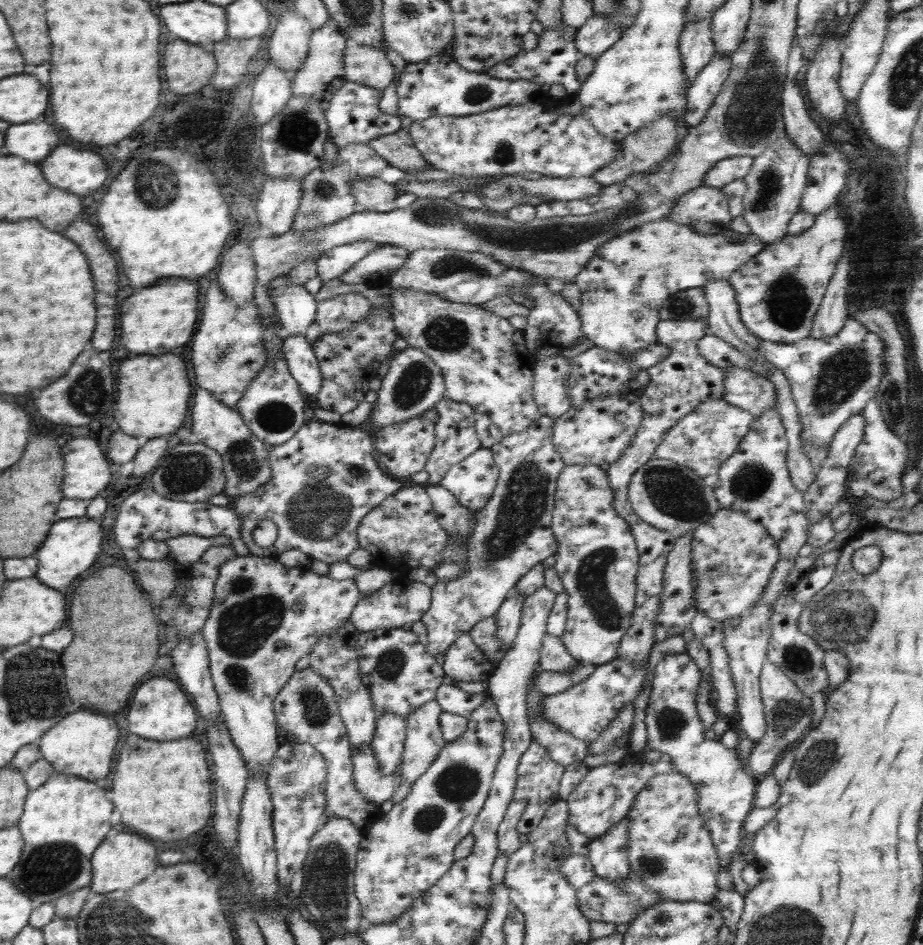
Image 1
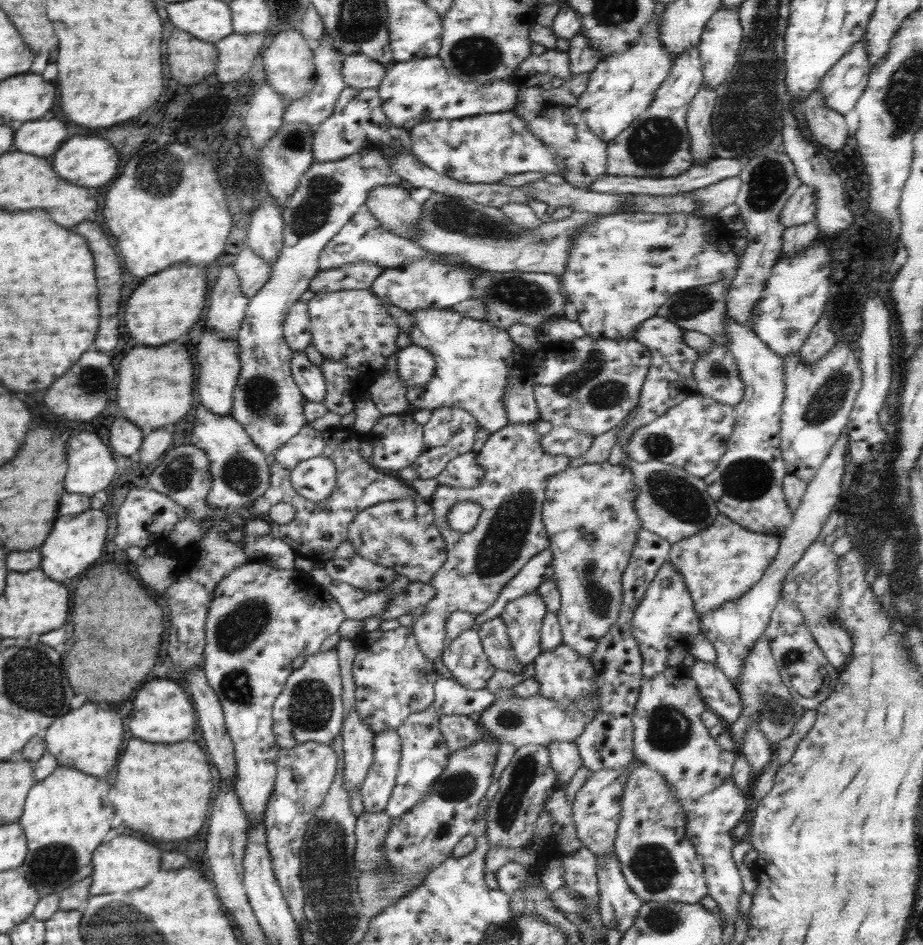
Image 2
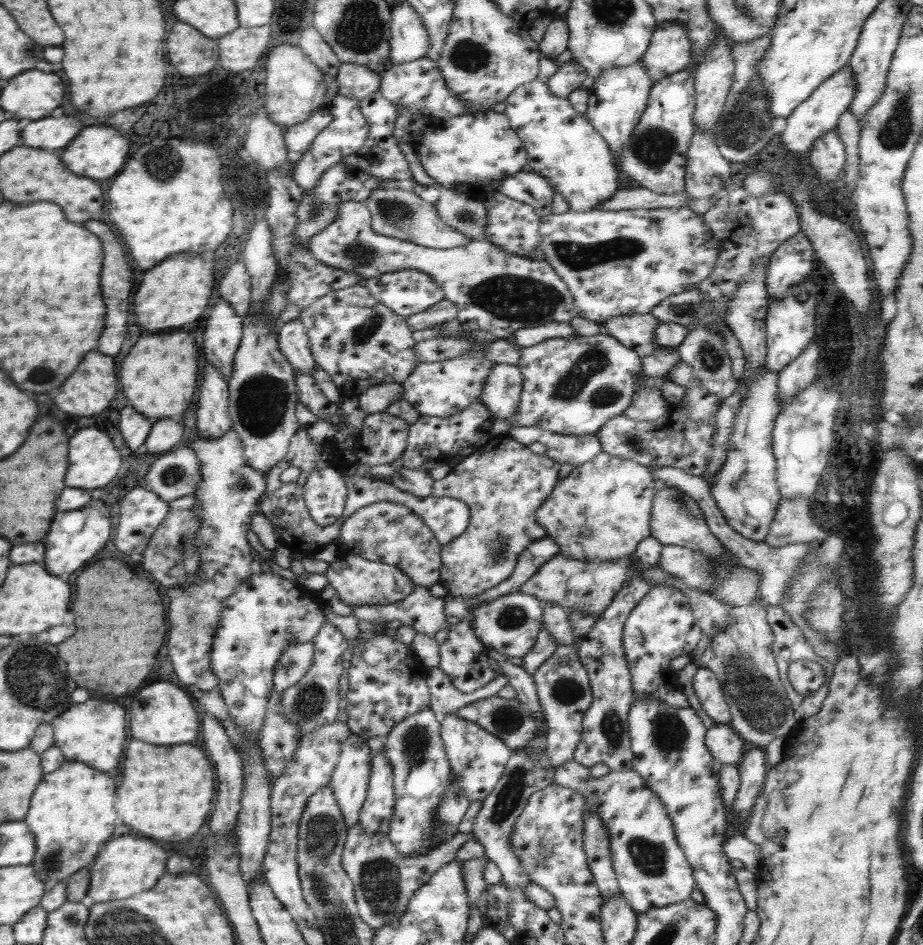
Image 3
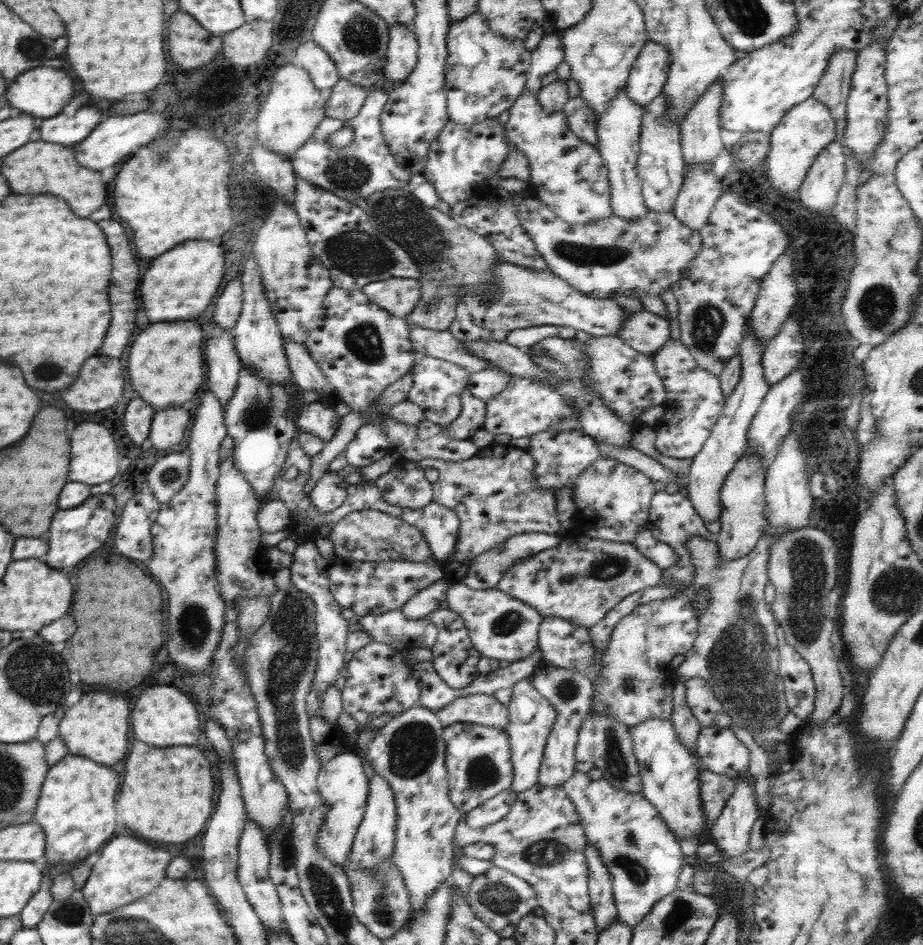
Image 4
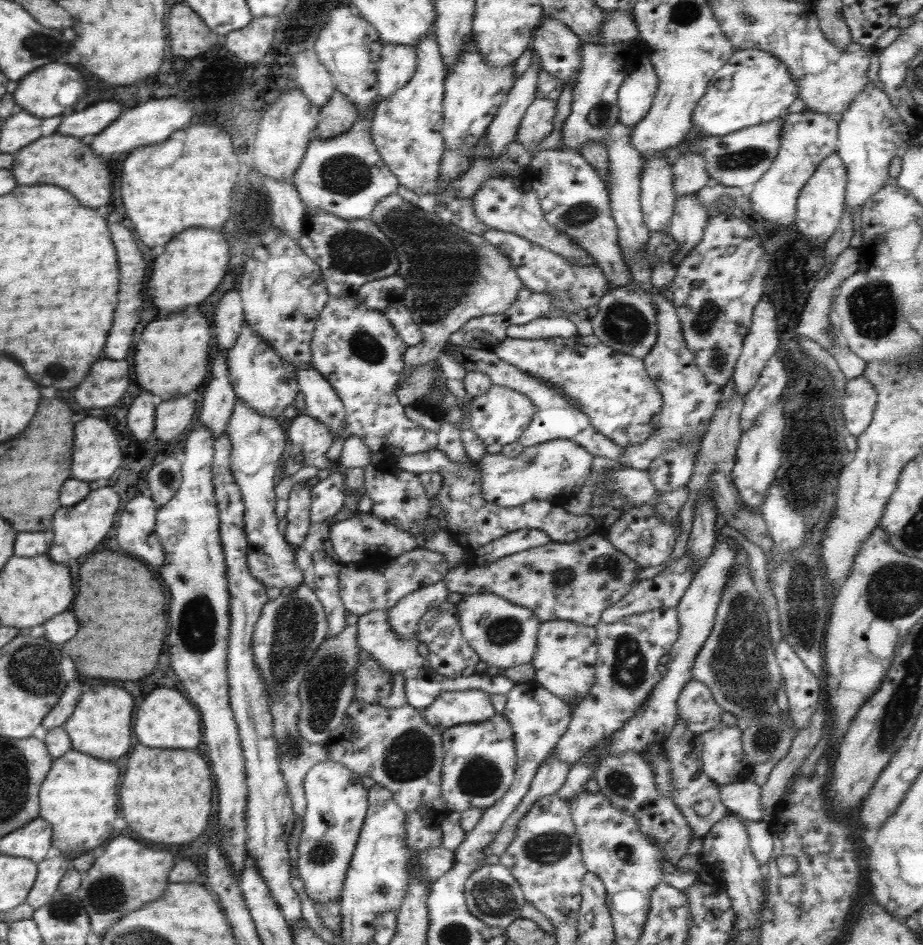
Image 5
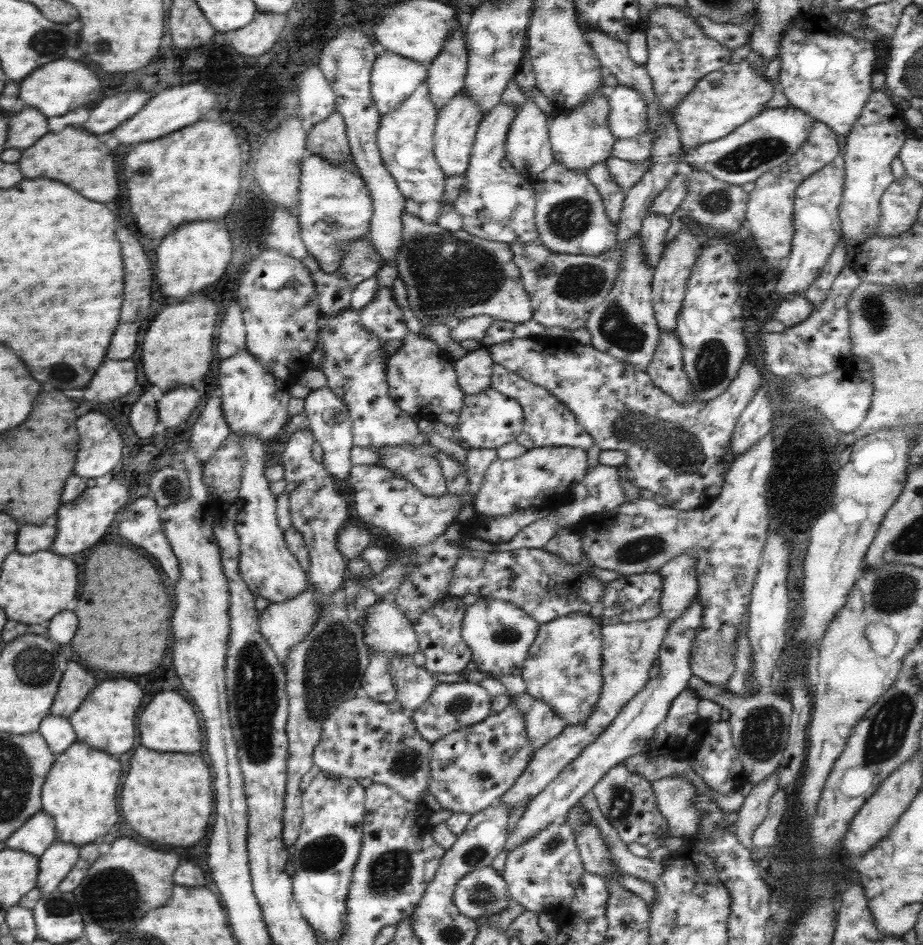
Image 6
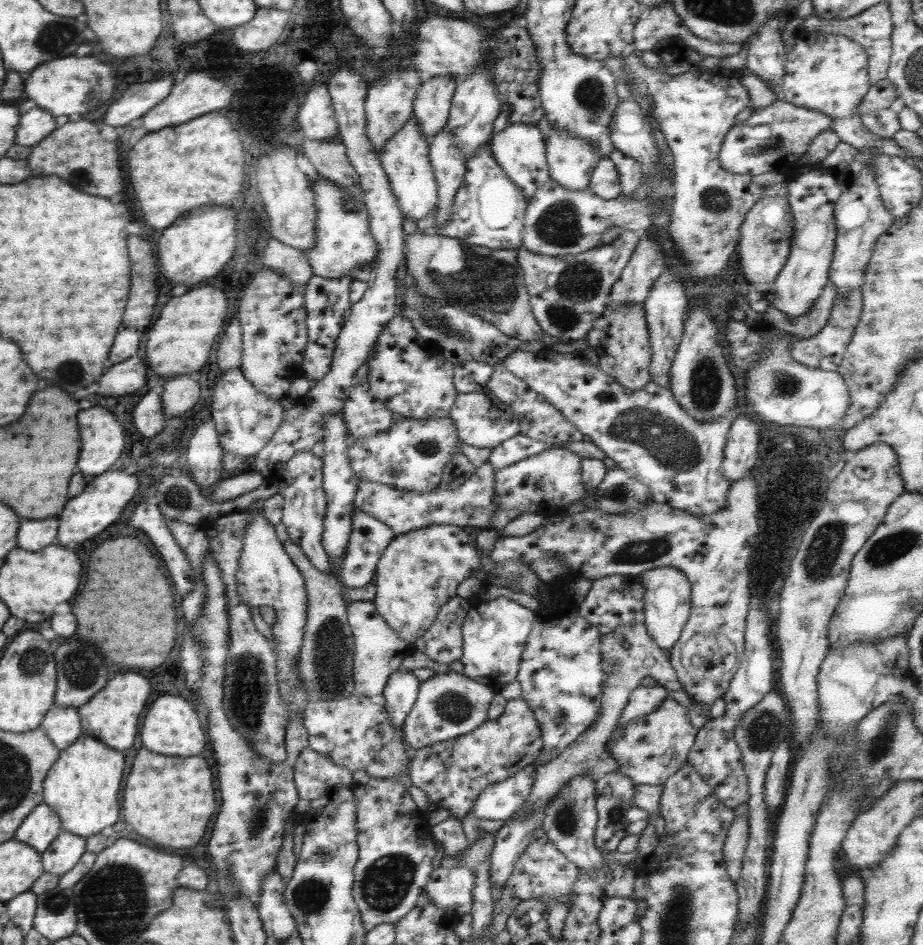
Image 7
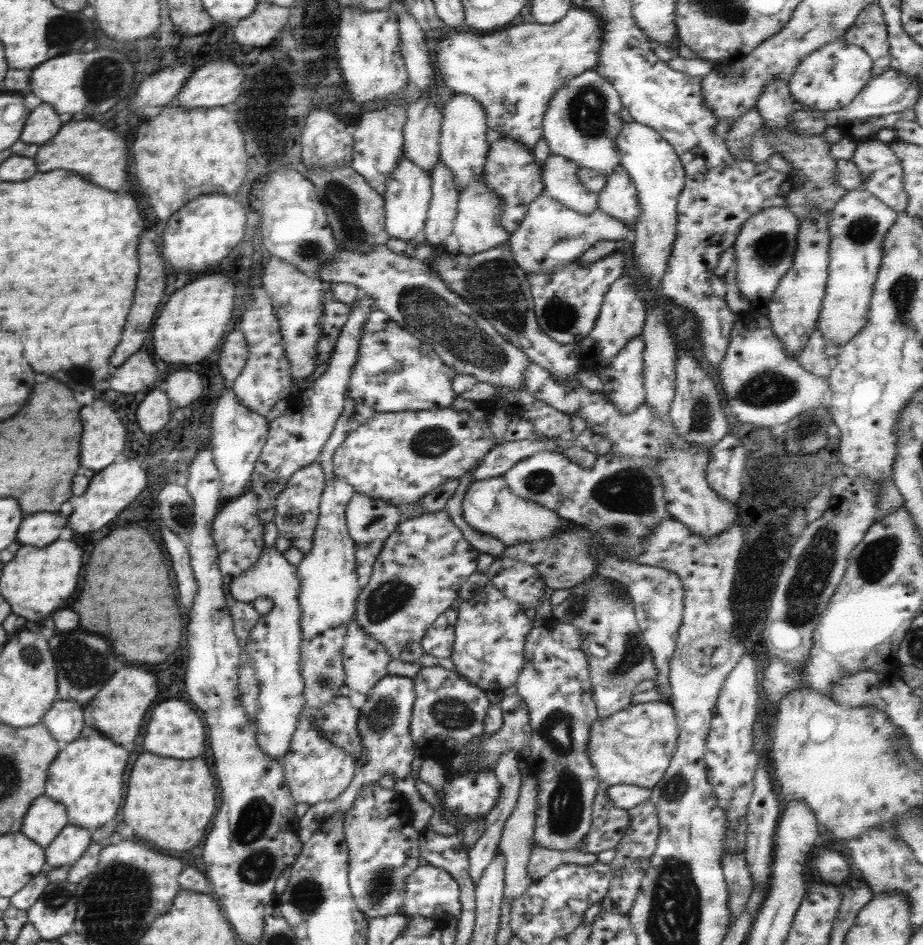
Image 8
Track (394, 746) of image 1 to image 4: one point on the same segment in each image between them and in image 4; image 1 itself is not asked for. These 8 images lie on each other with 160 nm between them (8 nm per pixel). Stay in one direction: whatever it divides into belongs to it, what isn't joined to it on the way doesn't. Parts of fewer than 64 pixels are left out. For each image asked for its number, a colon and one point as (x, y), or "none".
2: (376, 790)
3: (377, 811)
4: (374, 840)

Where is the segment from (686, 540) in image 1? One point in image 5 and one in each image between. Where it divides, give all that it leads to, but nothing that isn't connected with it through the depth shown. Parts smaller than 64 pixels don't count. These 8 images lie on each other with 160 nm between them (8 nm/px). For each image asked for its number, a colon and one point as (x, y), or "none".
2: (666, 618)
3: (662, 626)
4: (636, 682)
5: (629, 651)

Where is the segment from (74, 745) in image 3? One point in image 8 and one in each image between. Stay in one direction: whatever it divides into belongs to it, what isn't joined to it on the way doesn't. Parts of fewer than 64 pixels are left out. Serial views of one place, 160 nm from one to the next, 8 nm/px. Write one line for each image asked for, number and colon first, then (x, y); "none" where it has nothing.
4: (97, 727)
5: (100, 726)
6: (105, 720)
7: (111, 716)
8: (118, 710)

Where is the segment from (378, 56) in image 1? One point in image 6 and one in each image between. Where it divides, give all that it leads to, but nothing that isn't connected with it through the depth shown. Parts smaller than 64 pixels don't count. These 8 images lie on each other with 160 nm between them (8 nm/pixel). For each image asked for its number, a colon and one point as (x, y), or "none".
2: (359, 72)
3: (356, 81)
4: (346, 99)
5: (338, 115)
6: (328, 138)

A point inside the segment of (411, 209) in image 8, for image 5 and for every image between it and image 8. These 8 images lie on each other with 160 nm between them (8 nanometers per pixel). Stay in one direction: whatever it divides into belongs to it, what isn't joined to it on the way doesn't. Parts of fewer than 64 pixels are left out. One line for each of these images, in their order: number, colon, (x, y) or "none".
5: (406, 129)
6: (405, 136)
7: (405, 157)

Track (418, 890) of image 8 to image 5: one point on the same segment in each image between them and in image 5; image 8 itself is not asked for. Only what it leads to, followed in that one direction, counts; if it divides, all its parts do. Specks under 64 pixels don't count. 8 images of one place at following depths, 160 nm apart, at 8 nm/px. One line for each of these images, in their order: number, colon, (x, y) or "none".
5: (492, 894)
6: (484, 892)
7: (451, 889)

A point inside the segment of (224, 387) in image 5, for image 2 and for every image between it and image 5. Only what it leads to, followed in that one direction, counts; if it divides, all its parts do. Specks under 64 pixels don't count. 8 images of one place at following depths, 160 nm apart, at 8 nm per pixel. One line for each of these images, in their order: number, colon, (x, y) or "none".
2: (228, 304)
3: (224, 329)
4: (224, 364)

